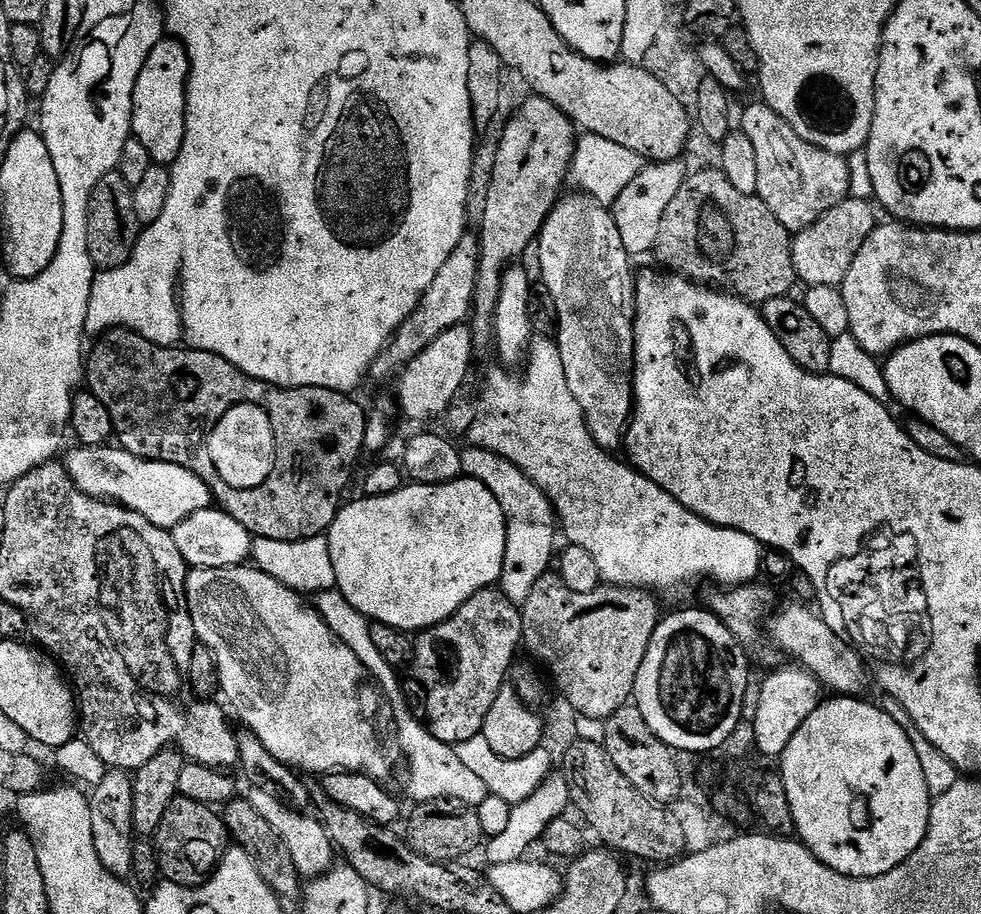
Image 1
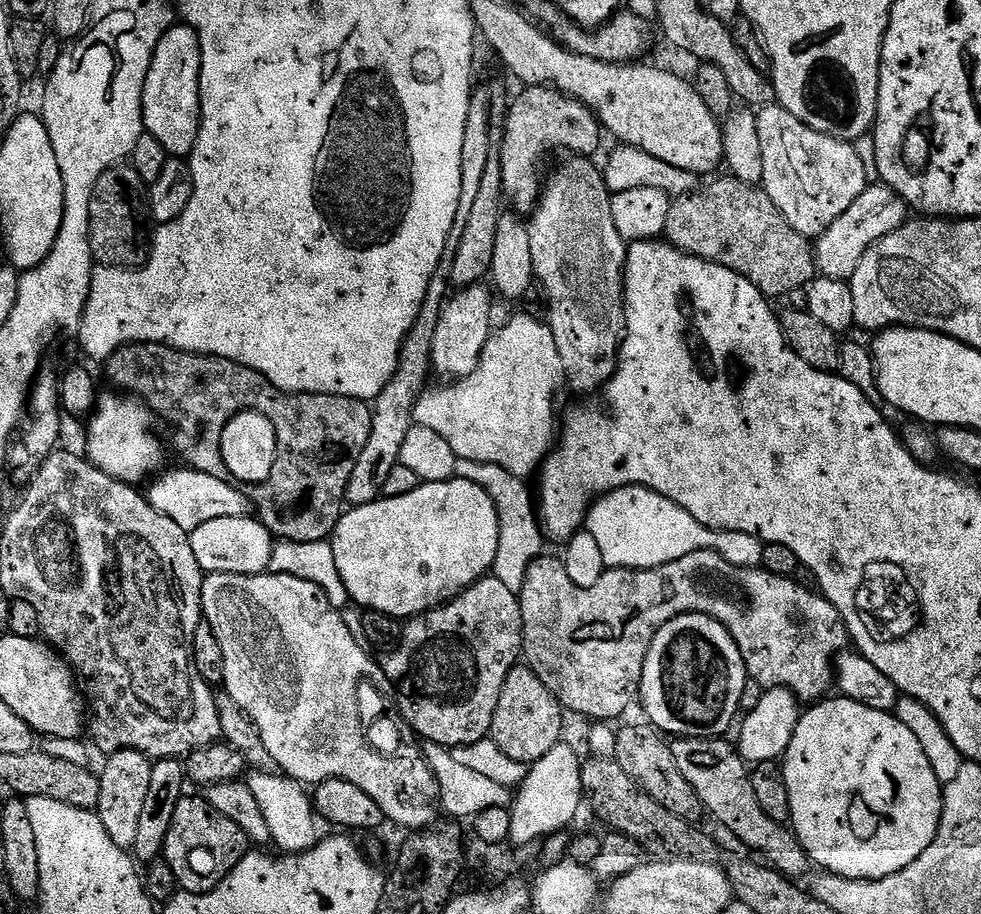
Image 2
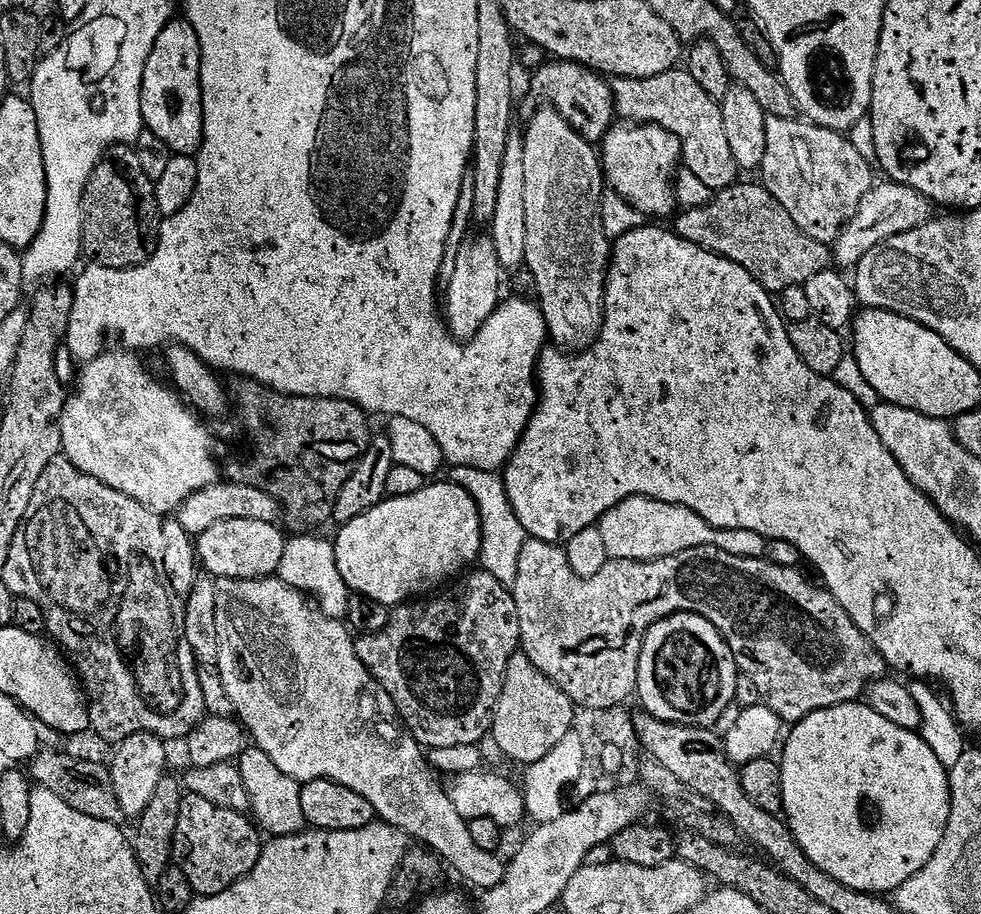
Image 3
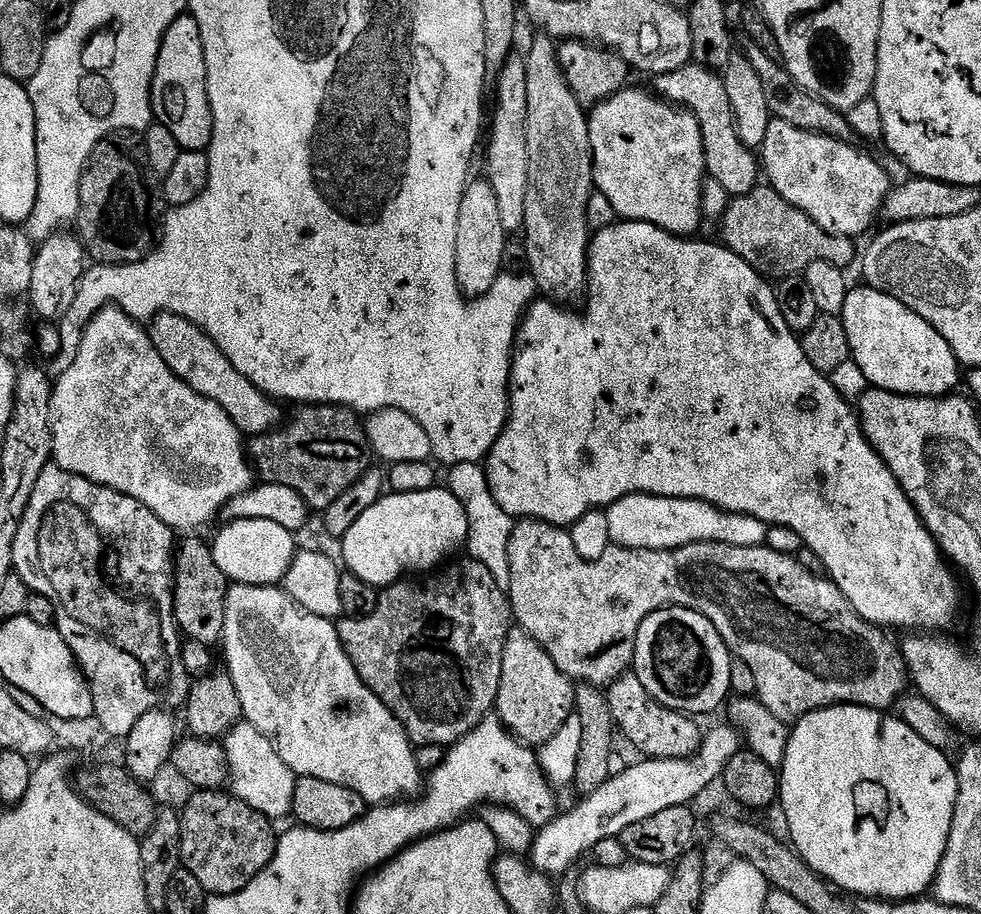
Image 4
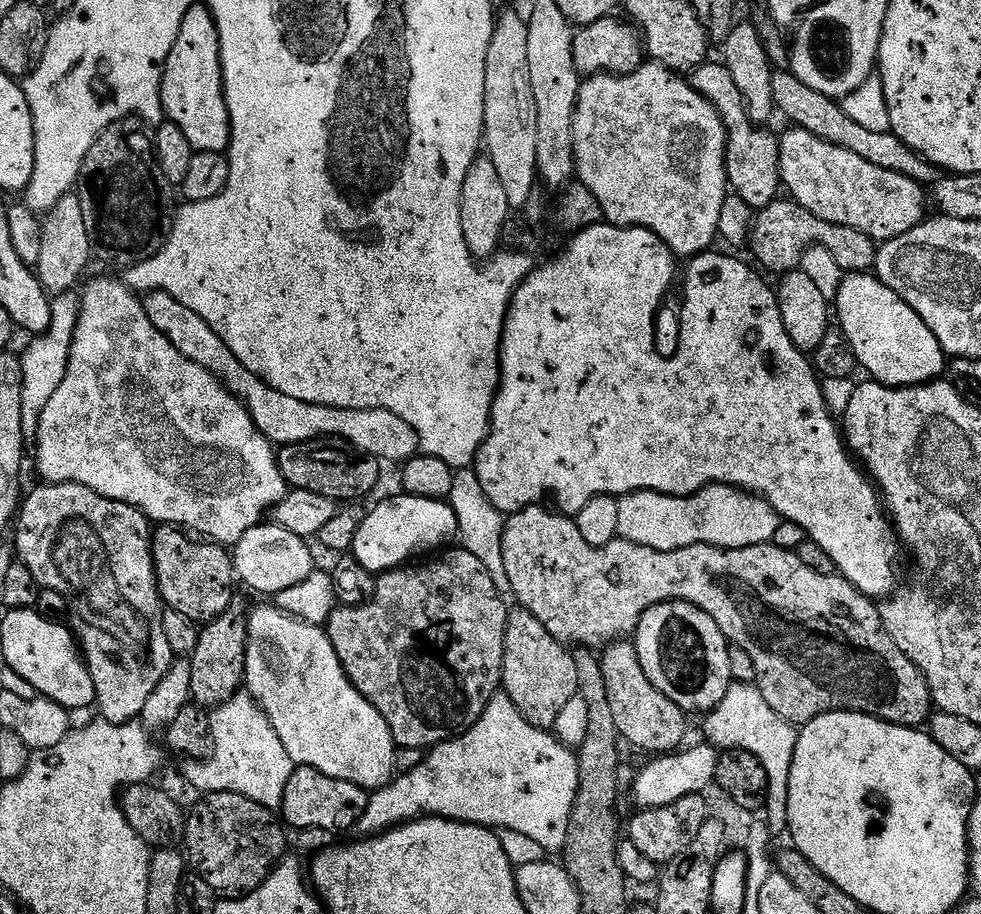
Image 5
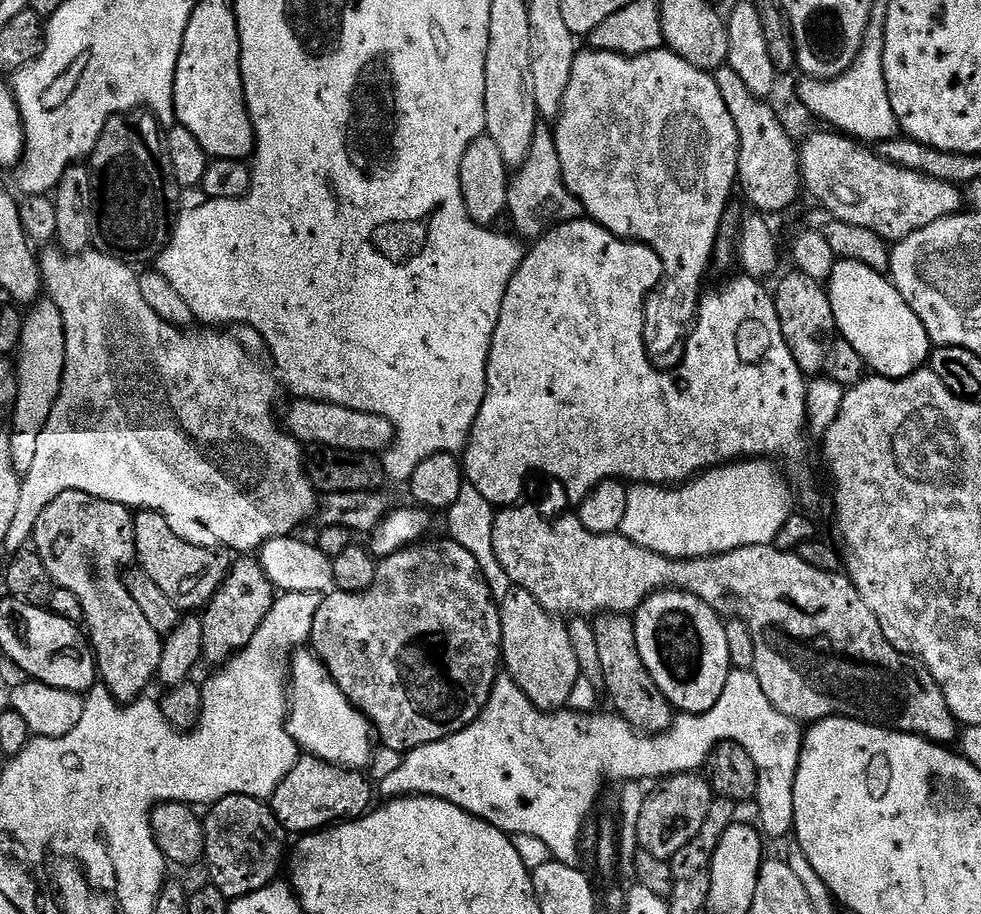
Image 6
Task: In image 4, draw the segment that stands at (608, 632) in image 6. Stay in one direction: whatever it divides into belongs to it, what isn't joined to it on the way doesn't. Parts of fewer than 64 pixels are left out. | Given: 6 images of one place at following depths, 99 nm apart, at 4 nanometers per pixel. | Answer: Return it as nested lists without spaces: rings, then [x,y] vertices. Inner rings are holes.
[[[629,670],[617,678],[613,684],[607,685],[606,695],[618,732],[625,735],[626,738],[630,738],[631,742],[634,742],[634,746],[647,759],[685,760],[700,749],[702,728],[696,725],[699,723],[693,717],[686,716],[682,712],[663,708],[652,697],[650,690],[646,690],[646,686],[642,686],[635,671]]]

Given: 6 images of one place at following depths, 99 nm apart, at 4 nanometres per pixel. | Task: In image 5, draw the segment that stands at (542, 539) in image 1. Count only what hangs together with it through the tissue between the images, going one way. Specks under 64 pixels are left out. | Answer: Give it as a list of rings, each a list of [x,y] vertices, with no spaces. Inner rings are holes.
[[[475,467],[461,468],[454,471],[454,486],[450,486],[447,503],[452,505],[454,514],[458,518],[458,540],[463,551],[474,554],[486,570],[490,570],[490,578],[494,578],[494,586],[500,593],[511,593],[510,578],[506,578],[506,562],[502,562],[502,534],[504,533],[505,513],[499,512],[486,498],[486,490],[482,490],[482,482],[478,482]]]

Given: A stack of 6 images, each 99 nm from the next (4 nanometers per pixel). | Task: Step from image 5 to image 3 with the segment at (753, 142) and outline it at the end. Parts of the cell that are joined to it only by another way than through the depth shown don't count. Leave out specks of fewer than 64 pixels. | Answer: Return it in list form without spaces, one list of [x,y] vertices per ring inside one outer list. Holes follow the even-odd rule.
[[[673,70],[654,78],[637,80],[616,78],[611,85],[617,113],[625,121],[655,124],[657,128],[674,134],[680,142],[683,167],[688,168],[690,174],[697,176],[705,186],[710,186],[714,194],[737,183],[738,169],[734,154],[730,154],[730,146],[726,143],[720,101],[710,98],[710,94],[690,78],[687,70]]]

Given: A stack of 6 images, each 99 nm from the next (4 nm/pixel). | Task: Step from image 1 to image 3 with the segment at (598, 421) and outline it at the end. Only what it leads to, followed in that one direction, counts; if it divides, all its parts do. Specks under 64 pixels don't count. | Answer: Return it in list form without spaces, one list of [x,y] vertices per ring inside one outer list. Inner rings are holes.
[[[540,106],[536,113],[528,120],[528,129],[523,129],[524,153],[522,154],[522,167],[526,173],[526,258],[524,259],[526,271],[534,274],[534,282],[538,282],[538,307],[540,313],[545,316],[546,326],[551,343],[561,350],[583,350],[592,347],[597,336],[600,335],[600,327],[604,324],[604,282],[608,274],[608,262],[610,259],[610,241],[606,230],[602,230],[602,198],[606,191],[604,179],[604,166],[599,151],[582,134],[570,126],[558,114],[558,110],[551,106]]]

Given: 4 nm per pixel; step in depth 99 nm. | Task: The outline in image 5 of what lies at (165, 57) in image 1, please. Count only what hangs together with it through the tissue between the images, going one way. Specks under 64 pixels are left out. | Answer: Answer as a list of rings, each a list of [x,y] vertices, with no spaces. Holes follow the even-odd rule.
[[[197,2],[193,8],[186,10],[186,18],[182,18],[182,30],[178,30],[178,42],[174,42],[174,50],[170,50],[170,58],[166,58],[164,63],[160,97],[165,117],[171,124],[178,126],[178,130],[182,130],[182,134],[186,134],[186,142],[190,142],[193,153],[227,153],[228,143],[232,137],[232,127],[220,73],[220,39],[207,3]]]

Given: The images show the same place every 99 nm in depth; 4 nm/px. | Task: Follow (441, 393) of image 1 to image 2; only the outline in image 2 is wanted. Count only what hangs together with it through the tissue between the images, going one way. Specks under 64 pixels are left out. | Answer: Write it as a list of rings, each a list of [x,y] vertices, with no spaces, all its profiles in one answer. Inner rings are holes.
[[[483,283],[471,284],[468,288],[453,291],[444,301],[438,318],[438,330],[432,339],[431,371],[446,378],[461,378],[475,370],[483,348],[494,332],[492,326],[493,293]]]

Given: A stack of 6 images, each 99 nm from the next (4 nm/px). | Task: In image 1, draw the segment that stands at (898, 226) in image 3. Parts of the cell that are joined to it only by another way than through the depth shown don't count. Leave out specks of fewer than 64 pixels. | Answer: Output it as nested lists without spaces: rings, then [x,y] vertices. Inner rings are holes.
[[[849,198],[834,206],[818,222],[809,228],[795,233],[792,241],[792,257],[797,281],[809,286],[840,286],[853,264],[858,250],[862,250],[862,242],[870,238],[872,231],[878,226],[877,209],[867,200]]]

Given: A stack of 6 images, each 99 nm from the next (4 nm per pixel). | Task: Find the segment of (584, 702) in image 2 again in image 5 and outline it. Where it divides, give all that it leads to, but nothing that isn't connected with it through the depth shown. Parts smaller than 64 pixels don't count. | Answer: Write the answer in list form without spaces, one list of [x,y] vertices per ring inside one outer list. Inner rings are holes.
[[[533,506],[523,508],[520,512],[511,513],[504,521],[502,562],[506,562],[506,578],[510,578],[511,595],[516,596],[515,603],[519,607],[530,610],[530,614],[534,614],[534,618],[538,618],[538,622],[542,622],[542,626],[546,626],[546,630],[550,630],[550,634],[554,634],[554,638],[561,644],[593,650],[603,649],[605,646],[613,644],[615,640],[631,637],[646,610],[650,610],[656,604],[669,604],[672,600],[681,600],[687,604],[693,604],[695,608],[701,608],[706,614],[710,614],[710,618],[714,618],[714,622],[718,622],[718,630],[722,630],[729,645],[741,648],[746,654],[750,654],[757,675],[755,686],[760,689],[762,697],[766,698],[766,702],[770,704],[770,709],[792,725],[803,726],[814,718],[831,712],[861,712],[903,728],[920,728],[927,725],[934,711],[934,705],[932,691],[922,674],[922,670],[918,670],[918,666],[914,666],[914,662],[910,662],[910,658],[906,658],[906,654],[902,654],[902,650],[898,650],[896,643],[889,638],[887,630],[882,626],[879,607],[869,597],[857,592],[854,585],[843,576],[835,574],[823,577],[817,571],[809,570],[802,563],[802,558],[796,556],[795,551],[780,549],[774,543],[746,546],[745,548],[715,548],[705,544],[695,544],[694,546],[686,546],[682,550],[663,552],[662,550],[650,550],[650,546],[638,546],[634,542],[618,538],[606,546],[595,548],[586,542],[586,538],[582,538],[582,534],[578,534],[578,526],[573,517],[552,512],[547,512],[544,506]]]

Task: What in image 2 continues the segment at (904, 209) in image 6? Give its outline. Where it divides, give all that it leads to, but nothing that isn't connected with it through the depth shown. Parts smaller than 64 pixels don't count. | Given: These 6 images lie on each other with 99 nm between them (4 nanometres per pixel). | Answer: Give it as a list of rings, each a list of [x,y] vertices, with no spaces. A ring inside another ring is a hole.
[[[773,102],[764,105],[756,112],[758,124],[758,142],[762,142],[762,178],[764,193],[778,206],[782,218],[790,222],[798,234],[815,238],[831,226],[854,204],[858,198],[869,188],[870,183],[866,178],[862,161],[855,153],[855,146],[847,140],[839,140],[833,136],[822,134],[810,126],[803,124],[794,114]]]

